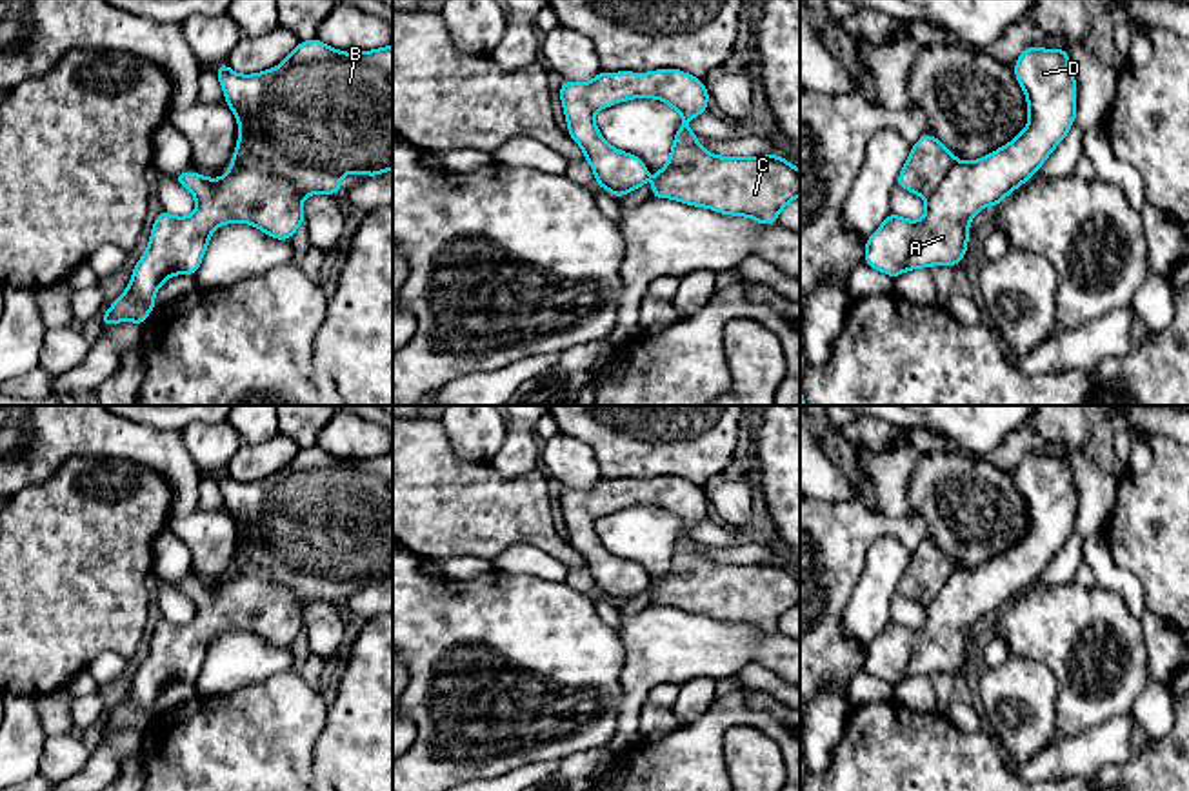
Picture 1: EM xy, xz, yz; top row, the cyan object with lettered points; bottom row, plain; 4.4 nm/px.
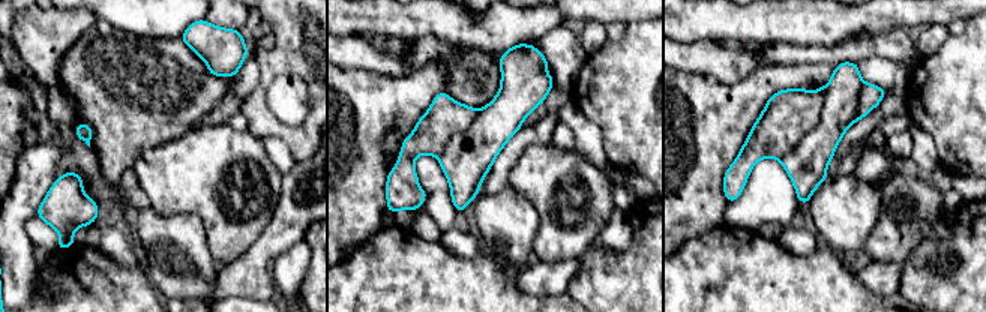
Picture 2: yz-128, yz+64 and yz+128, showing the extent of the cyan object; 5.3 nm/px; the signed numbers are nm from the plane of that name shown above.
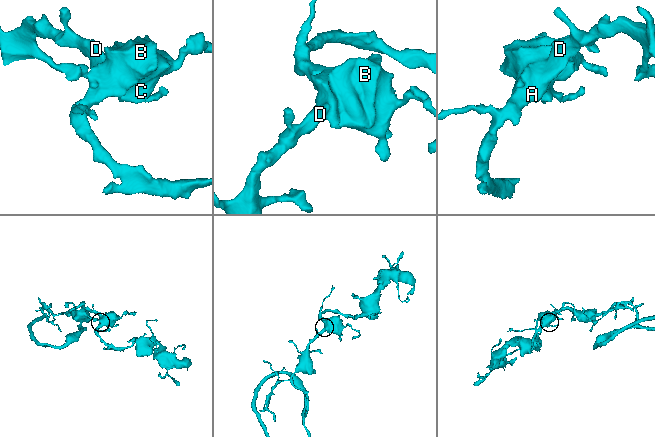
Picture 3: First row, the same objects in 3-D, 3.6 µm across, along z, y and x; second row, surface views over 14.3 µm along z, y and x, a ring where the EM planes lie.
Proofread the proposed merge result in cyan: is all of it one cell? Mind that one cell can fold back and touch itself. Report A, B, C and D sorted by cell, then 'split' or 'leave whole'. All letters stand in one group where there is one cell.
A B C D; leave whole

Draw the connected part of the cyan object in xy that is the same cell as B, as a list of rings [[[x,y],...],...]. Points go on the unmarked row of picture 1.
[[[313,446],[300,449],[273,476],[238,482],[227,471],[216,475],[227,515],[238,526],[238,553],[222,586],[195,580],[173,584],[189,596],[196,615],[191,624],[162,618],[149,653],[136,669],[127,696],[104,720],[102,735],[116,729],[144,731],[155,716],[155,700],[175,682],[196,682],[211,640],[224,631],[251,631],[265,642],[287,647],[304,631],[302,609],[316,600],[336,602],[342,584],[382,582],[393,576],[393,453],[344,460]]]

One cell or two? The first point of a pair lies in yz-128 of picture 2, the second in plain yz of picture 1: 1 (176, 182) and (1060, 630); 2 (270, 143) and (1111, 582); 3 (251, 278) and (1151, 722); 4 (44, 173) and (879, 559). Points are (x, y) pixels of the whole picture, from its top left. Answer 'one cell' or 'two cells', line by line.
1: one cell
2: one cell
3: two cells
4: one cell

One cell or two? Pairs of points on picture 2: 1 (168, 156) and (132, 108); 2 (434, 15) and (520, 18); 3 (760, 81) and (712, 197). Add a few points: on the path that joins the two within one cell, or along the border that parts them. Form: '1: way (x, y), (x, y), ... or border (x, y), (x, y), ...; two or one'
1: border (188, 129), (165, 143), (147, 146), (132, 168); two
2: way (455, 23), (471, 30), (499, 29); one
3: way (734, 110), (712, 132), (712, 168); one

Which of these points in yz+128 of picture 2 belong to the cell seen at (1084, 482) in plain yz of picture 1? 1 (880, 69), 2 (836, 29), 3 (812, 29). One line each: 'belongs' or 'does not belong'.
1: does not belong
2: does not belong
3: does not belong

